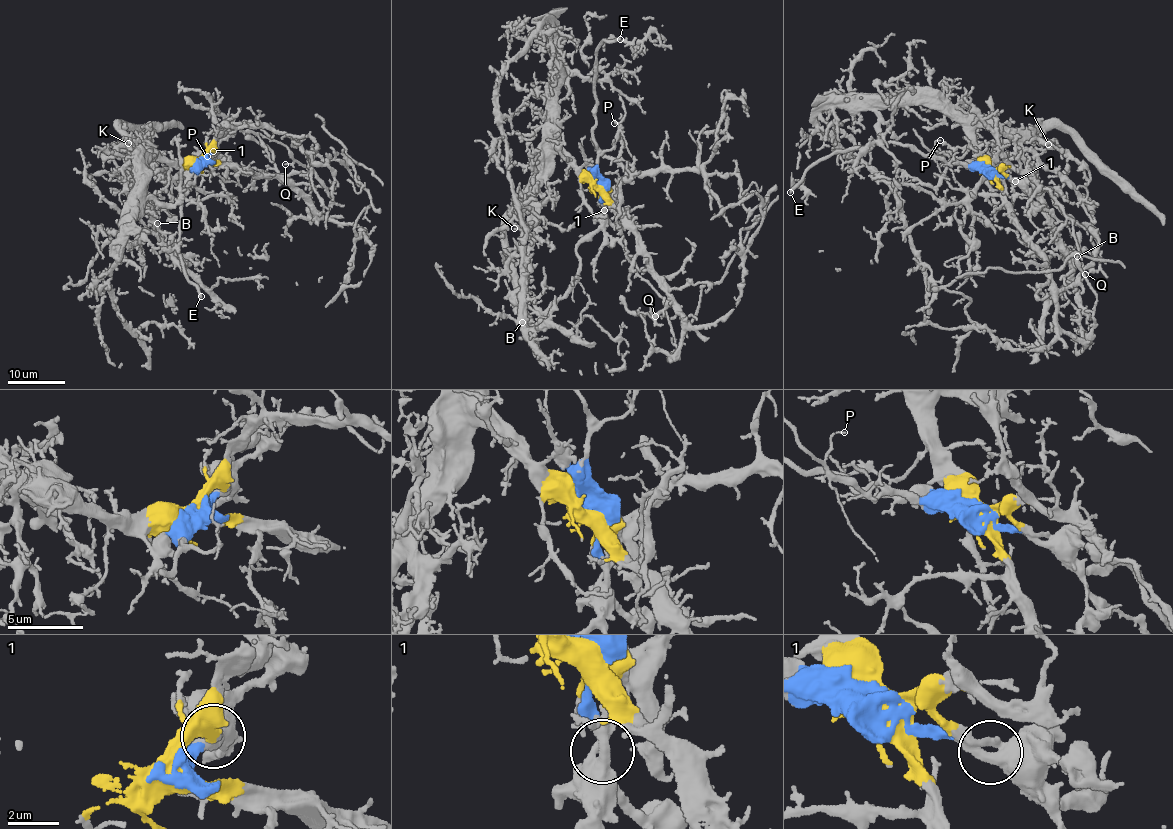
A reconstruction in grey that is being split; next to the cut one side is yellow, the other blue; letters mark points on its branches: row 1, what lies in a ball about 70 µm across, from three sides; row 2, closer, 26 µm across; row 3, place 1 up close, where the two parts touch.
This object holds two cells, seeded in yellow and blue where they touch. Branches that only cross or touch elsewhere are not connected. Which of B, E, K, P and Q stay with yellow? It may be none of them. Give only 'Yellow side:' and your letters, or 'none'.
Yellow side: B, K

